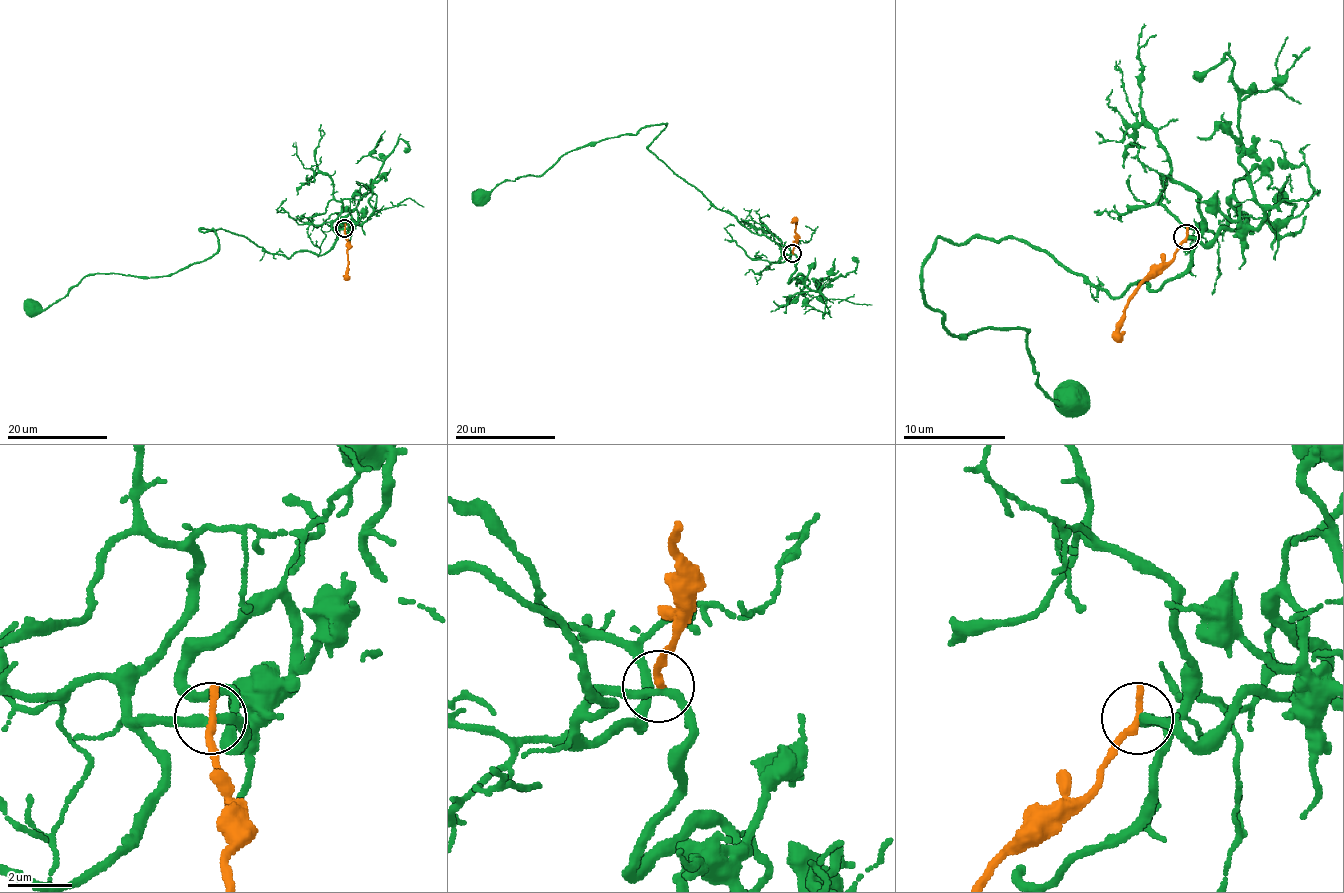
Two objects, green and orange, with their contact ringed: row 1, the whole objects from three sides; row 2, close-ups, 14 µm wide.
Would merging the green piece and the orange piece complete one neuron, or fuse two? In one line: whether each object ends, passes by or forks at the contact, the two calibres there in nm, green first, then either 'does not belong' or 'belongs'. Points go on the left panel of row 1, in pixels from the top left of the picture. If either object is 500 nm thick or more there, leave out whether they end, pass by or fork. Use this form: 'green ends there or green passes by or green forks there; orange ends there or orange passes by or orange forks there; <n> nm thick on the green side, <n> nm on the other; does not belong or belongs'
green passes by; orange ends there; 280 nm thick on the green side, 280 nm on the other; does not belong

